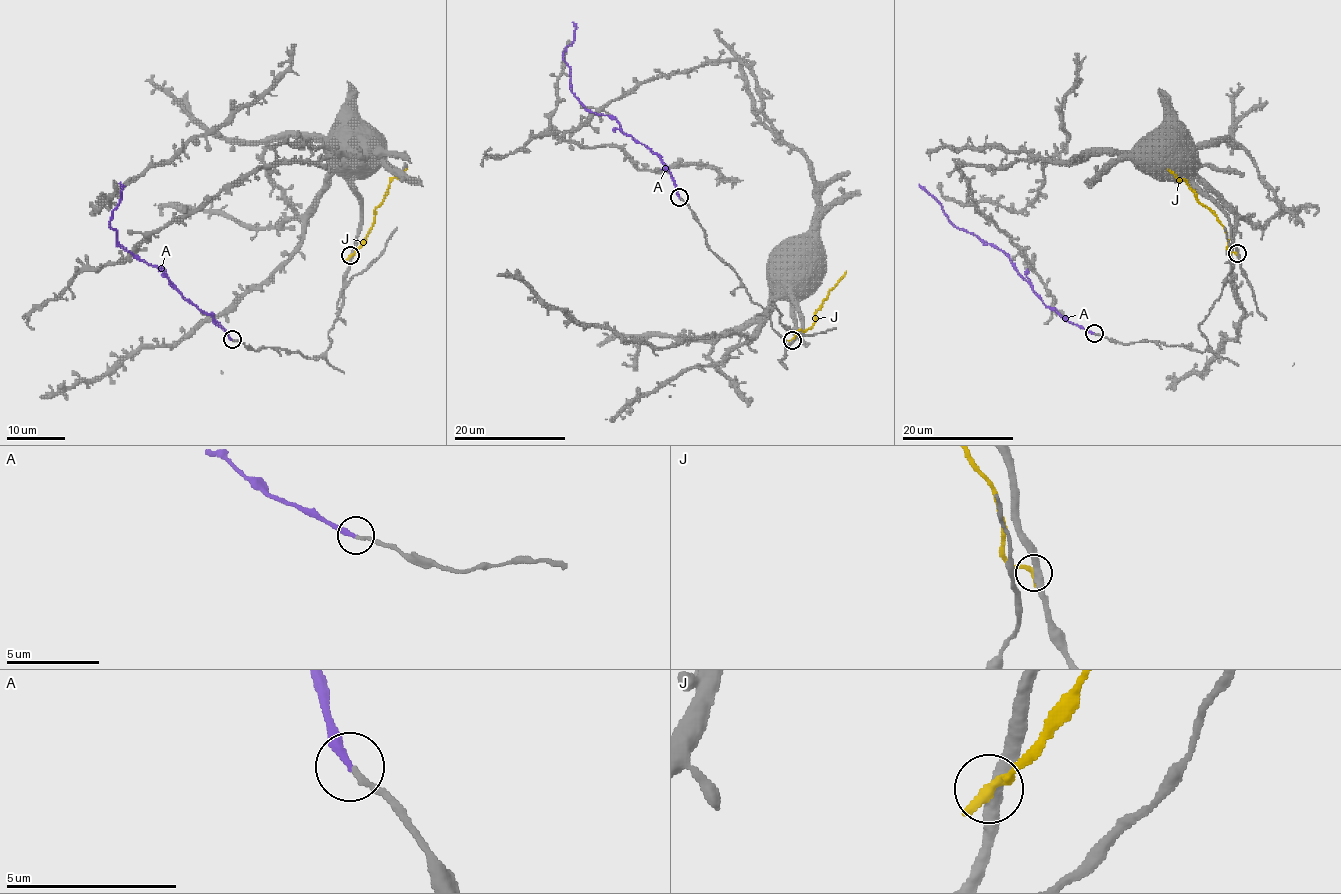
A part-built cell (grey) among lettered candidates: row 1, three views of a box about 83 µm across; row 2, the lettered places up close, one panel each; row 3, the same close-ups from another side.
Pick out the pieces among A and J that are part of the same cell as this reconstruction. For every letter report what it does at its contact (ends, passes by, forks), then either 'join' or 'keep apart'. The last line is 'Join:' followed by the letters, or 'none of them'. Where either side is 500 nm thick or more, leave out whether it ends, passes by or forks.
A: it ends | join
J: it ends | keep apart
Join: A

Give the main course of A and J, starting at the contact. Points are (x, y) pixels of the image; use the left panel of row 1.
A: (231, 340), (164, 274), (119, 245), (110, 227), (120, 182)
J: (350, 255), (373, 221), (375, 209), (383, 199), (389, 182), (398, 177), (407, 166)

